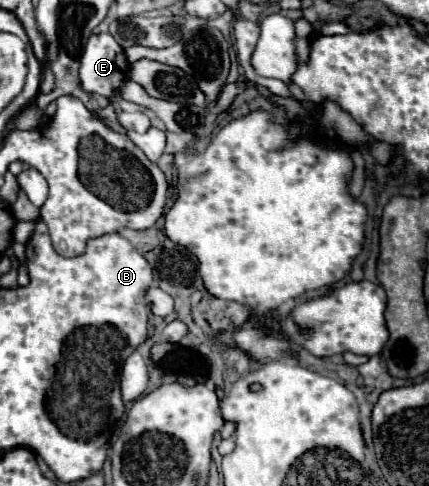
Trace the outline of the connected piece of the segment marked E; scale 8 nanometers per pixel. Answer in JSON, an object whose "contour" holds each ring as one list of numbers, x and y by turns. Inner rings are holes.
{"contour":[[92,34,82,56,80,80,82,88,90,94,100,94,112,98,118,94,118,88,124,82,128,72,128,62,124,50,116,40,106,34]]}

